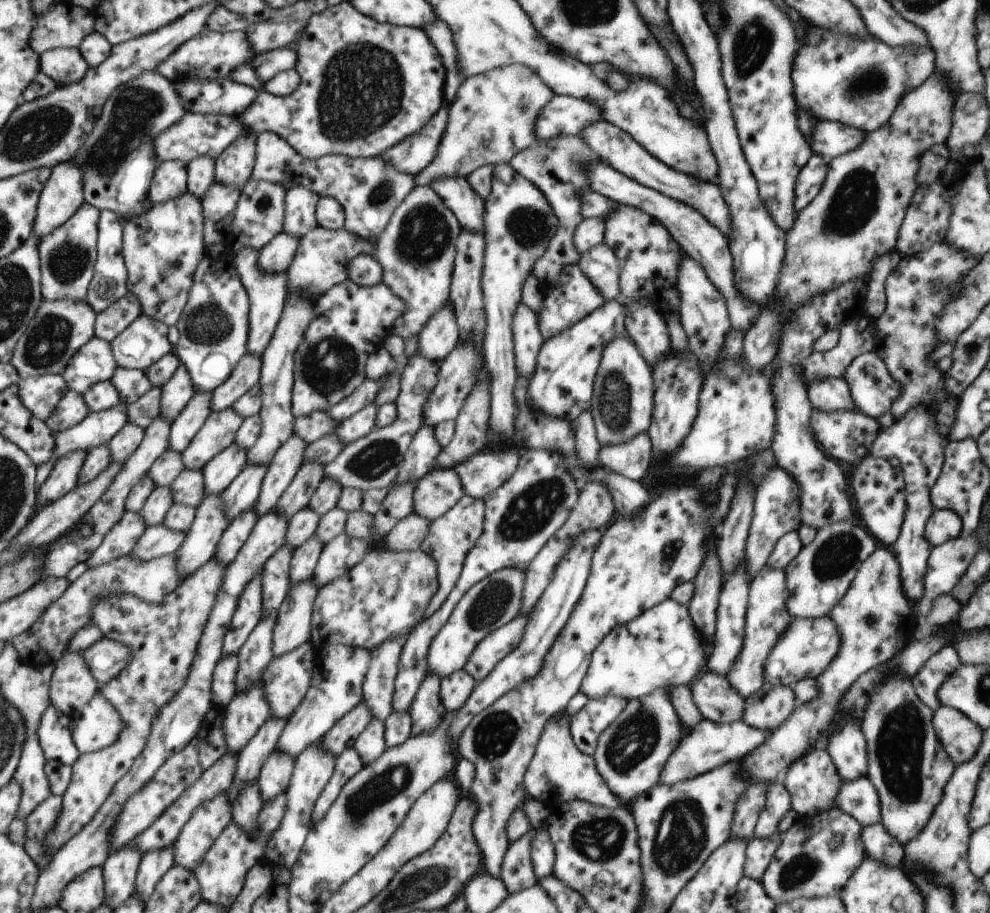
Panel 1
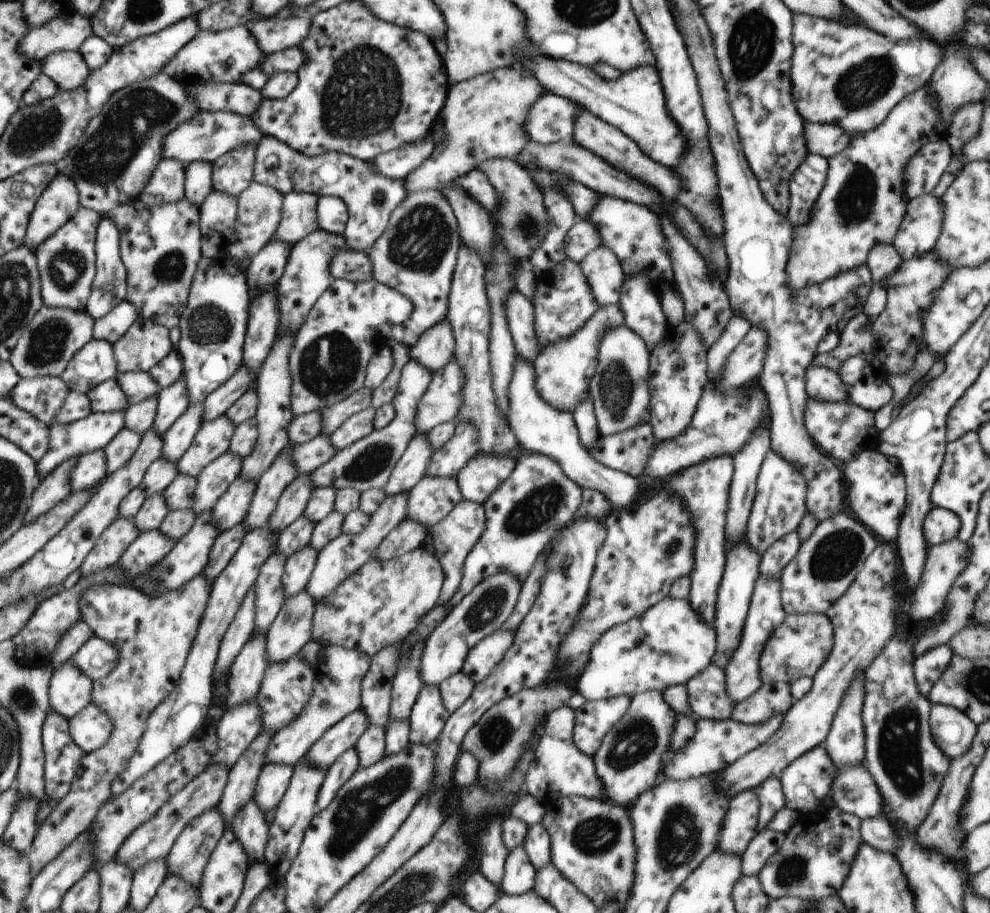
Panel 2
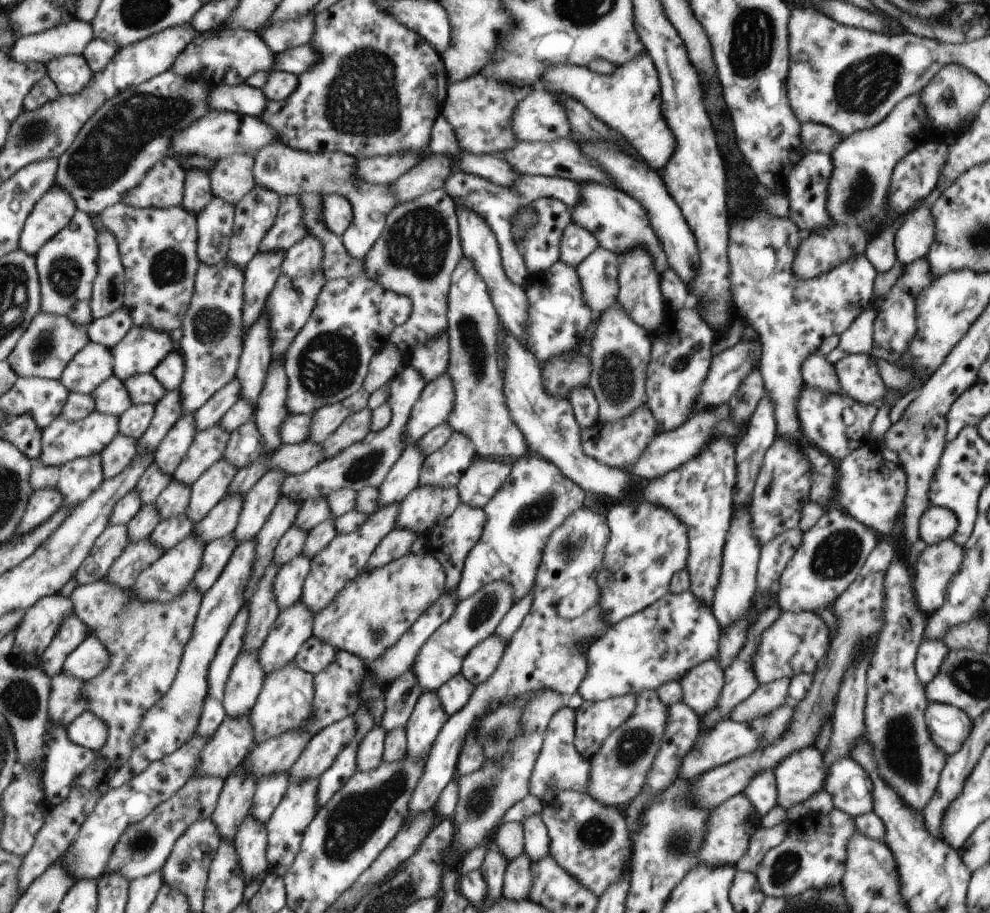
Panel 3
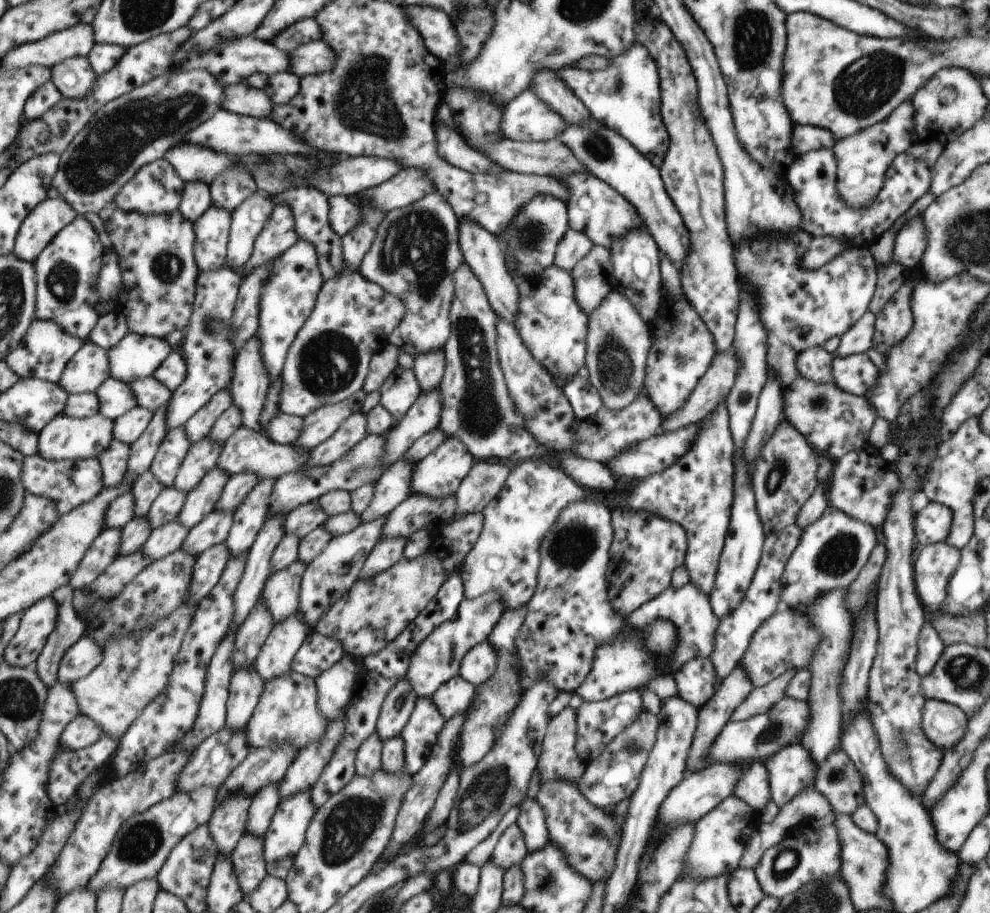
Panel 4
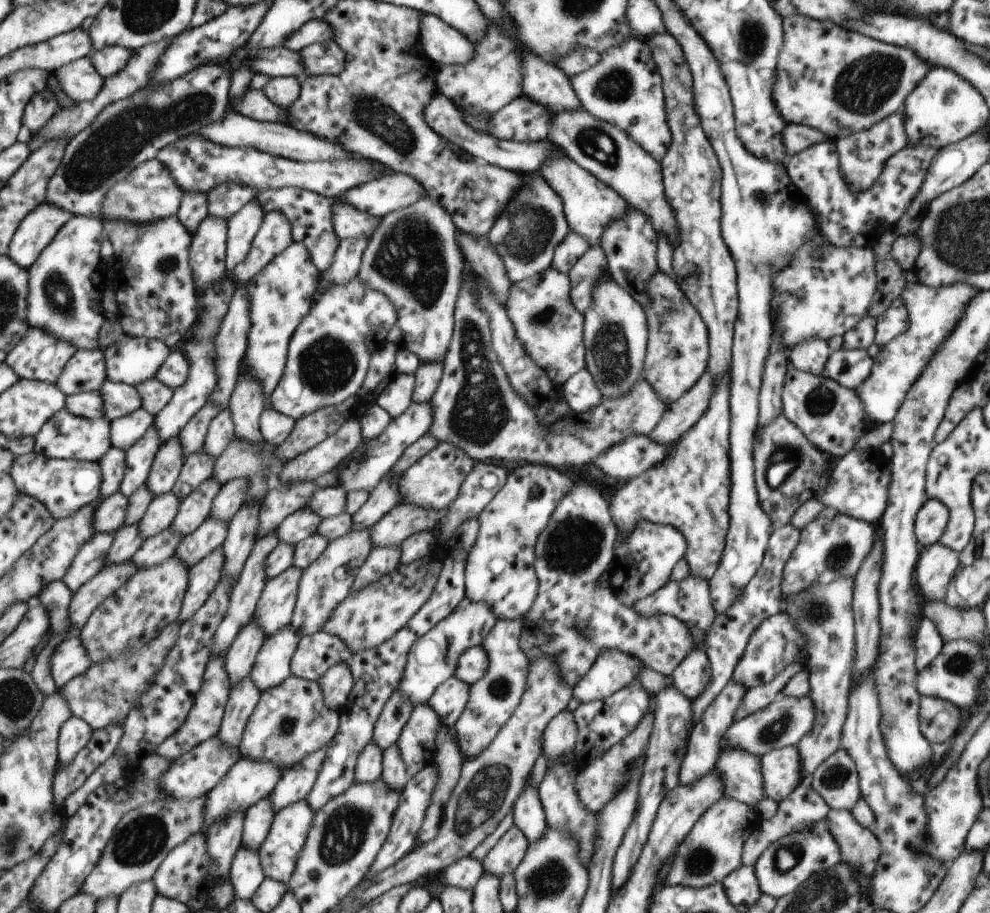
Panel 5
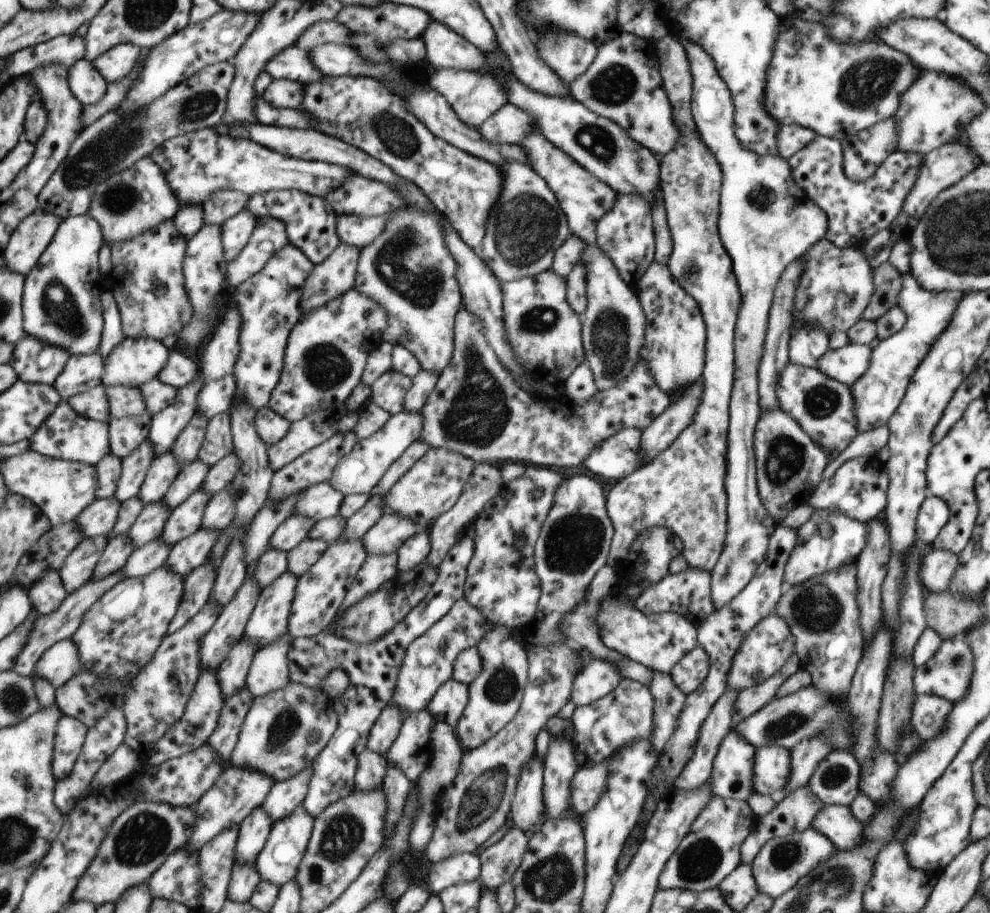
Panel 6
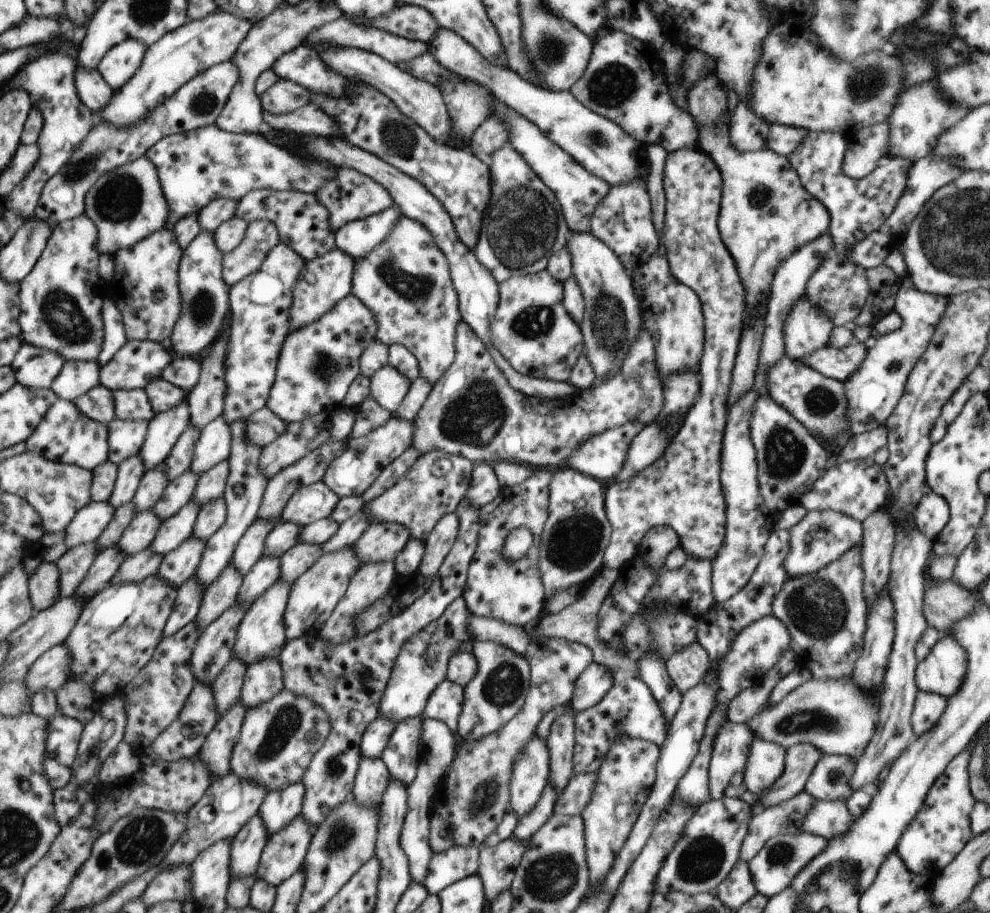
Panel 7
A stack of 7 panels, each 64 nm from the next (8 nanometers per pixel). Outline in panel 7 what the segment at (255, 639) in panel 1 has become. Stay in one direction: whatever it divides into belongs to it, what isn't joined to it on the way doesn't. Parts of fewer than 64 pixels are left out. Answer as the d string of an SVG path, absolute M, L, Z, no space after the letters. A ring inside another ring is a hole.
M238 698L232 704L232 708L219 717L218 724L212 729L203 748L200 749L202 764L206 764L206 768L214 774L214 779L226 776L231 770L229 762L232 749L236 744L247 712L248 708L242 704L242 698Z

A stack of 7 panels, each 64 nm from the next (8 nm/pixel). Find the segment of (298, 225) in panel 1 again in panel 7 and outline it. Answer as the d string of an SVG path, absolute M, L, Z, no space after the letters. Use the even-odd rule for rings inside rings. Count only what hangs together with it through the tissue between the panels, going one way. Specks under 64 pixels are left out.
M252 221L248 225L247 237L240 242L240 246L236 246L231 253L223 254L223 278L234 286L246 276L258 272L270 250L280 243L280 234L274 223Z

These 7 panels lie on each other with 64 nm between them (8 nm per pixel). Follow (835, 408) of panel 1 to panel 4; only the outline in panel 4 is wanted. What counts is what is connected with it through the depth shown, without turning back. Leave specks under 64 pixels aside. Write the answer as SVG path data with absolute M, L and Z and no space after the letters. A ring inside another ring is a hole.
M814 346L796 356L796 368L800 375L816 384L834 384L832 359L831 353L826 352L823 346Z

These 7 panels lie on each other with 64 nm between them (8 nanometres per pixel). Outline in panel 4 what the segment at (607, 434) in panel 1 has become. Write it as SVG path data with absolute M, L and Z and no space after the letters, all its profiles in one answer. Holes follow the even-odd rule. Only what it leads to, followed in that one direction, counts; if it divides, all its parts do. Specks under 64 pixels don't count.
M619 290L610 292L604 302L588 315L585 367L590 384L596 388L608 410L630 406L645 390L645 366L654 340L650 325Z

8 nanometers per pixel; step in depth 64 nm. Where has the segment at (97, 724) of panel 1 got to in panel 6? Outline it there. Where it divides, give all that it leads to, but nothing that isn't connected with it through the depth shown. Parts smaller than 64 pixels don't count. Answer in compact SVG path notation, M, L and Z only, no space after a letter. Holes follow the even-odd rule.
M65 716L56 726L55 761L52 762L56 783L71 774L87 741L88 726L78 718Z

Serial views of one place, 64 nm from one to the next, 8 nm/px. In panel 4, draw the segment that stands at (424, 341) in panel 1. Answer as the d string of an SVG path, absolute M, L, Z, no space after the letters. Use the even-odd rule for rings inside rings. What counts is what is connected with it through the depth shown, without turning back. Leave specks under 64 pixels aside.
M432 350L432 352L418 352L414 355L412 370L423 392L430 392L438 388L446 368L444 350Z

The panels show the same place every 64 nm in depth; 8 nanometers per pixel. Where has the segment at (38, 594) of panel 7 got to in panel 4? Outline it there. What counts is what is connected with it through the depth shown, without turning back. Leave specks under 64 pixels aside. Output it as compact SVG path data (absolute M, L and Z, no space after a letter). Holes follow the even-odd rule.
M70 584L54 590L52 598L58 604L58 620L54 626L54 632L46 641L46 646L38 655L34 669L38 678L46 688L50 688L57 680L60 660L64 658L66 650L70 650L88 630L88 624L77 615L72 606L72 596L75 591Z

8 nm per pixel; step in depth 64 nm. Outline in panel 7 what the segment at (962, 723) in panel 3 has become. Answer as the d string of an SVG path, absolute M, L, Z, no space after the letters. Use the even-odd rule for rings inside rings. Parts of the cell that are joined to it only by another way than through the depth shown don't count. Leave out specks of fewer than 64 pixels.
M922 692L916 695L914 704L914 714L912 714L912 728L918 734L926 734L936 726L940 720L940 715L944 714L948 700L945 696L940 696L933 692Z

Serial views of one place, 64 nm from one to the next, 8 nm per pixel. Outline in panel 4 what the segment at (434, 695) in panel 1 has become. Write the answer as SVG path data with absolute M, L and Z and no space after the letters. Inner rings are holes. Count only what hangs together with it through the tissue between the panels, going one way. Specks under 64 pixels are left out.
M417 698L414 710L400 733L404 740L405 766L410 774L415 775L430 758L445 722L446 718L432 698Z

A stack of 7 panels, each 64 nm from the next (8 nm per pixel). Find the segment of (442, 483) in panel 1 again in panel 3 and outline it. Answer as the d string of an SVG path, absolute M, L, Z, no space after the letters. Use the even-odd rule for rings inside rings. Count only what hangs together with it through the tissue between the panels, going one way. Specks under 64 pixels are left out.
M419 484L400 503L395 528L410 528L425 534L436 524L442 524L460 502L457 487Z

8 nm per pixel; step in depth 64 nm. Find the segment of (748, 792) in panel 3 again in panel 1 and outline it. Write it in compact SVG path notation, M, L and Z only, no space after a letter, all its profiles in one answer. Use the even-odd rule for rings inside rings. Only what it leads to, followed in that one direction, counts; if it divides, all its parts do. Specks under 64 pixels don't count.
M772 781L766 796L767 805L758 817L754 838L768 838L779 832L779 822L790 810L792 811L790 794L781 781Z

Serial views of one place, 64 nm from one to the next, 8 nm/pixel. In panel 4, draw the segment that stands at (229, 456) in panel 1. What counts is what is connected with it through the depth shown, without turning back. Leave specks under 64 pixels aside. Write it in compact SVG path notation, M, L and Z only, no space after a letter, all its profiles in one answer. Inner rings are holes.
M214 466L190 492L186 493L186 504L178 515L178 522L191 529L210 514L215 509L228 479L228 474L224 470Z

